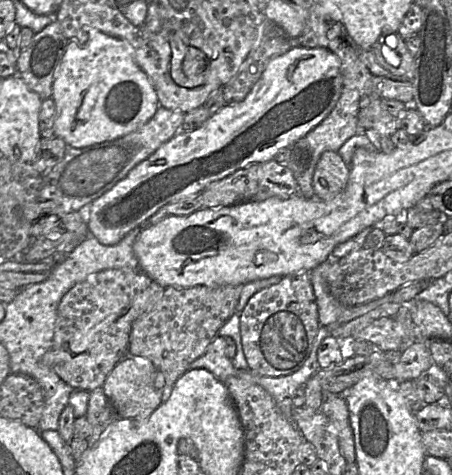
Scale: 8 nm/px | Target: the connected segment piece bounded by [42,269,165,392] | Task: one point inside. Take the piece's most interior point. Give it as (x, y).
(95, 317)

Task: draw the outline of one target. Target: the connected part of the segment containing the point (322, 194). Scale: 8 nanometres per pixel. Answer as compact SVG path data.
M323 152L313 175L314 196L322 200L333 199L345 189L349 172L349 166L338 152Z

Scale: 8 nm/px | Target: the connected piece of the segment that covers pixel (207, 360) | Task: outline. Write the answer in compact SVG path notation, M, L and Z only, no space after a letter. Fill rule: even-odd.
M217 335L212 342L208 345L207 349L205 350L204 354L194 360L189 369L196 369L196 368L204 368L210 371L217 379L221 382L226 381L227 378L231 376L236 376L241 371L248 371L253 373L249 368L248 369L237 369L232 364L232 359L228 358L226 355L226 339L221 335Z

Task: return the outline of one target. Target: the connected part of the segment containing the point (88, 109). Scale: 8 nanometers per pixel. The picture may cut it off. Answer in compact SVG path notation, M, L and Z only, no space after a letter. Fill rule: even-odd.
M91 30L85 42L69 40L55 73L52 98L56 106L55 135L74 148L127 135L149 121L160 106L150 79L134 58L131 45L98 30Z

